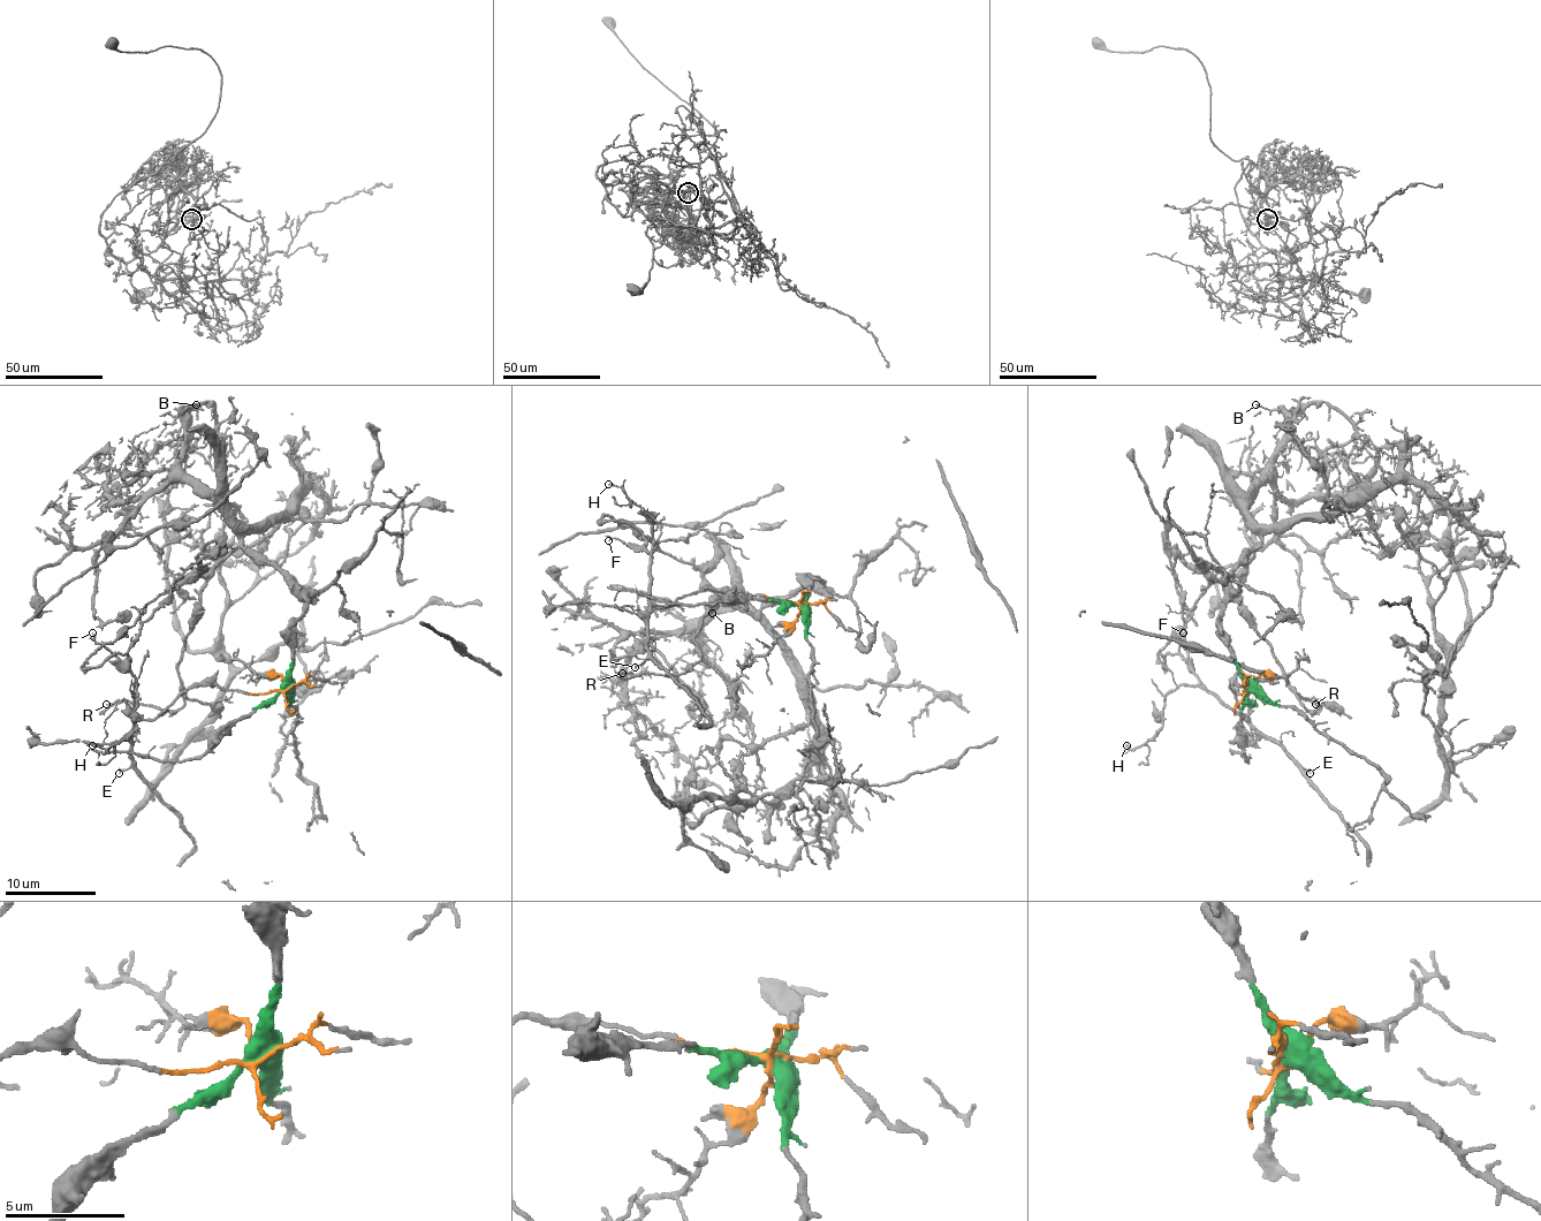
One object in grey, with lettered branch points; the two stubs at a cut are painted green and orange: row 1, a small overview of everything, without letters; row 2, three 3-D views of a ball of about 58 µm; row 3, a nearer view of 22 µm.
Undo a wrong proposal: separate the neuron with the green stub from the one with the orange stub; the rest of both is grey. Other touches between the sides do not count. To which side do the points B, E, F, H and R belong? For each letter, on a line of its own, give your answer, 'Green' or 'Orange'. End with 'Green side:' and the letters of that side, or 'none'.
B: Green
E: Orange
F: Orange
H: Orange
R: Green
Green side: B, R

